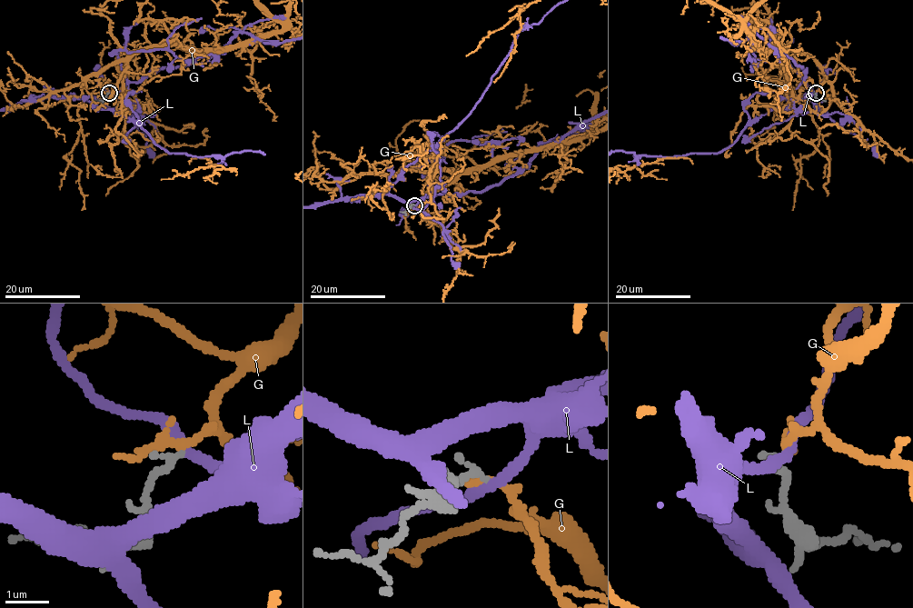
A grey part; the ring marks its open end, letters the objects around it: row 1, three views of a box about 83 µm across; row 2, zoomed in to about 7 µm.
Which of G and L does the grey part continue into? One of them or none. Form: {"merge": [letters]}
{"merge": ["G"]}

